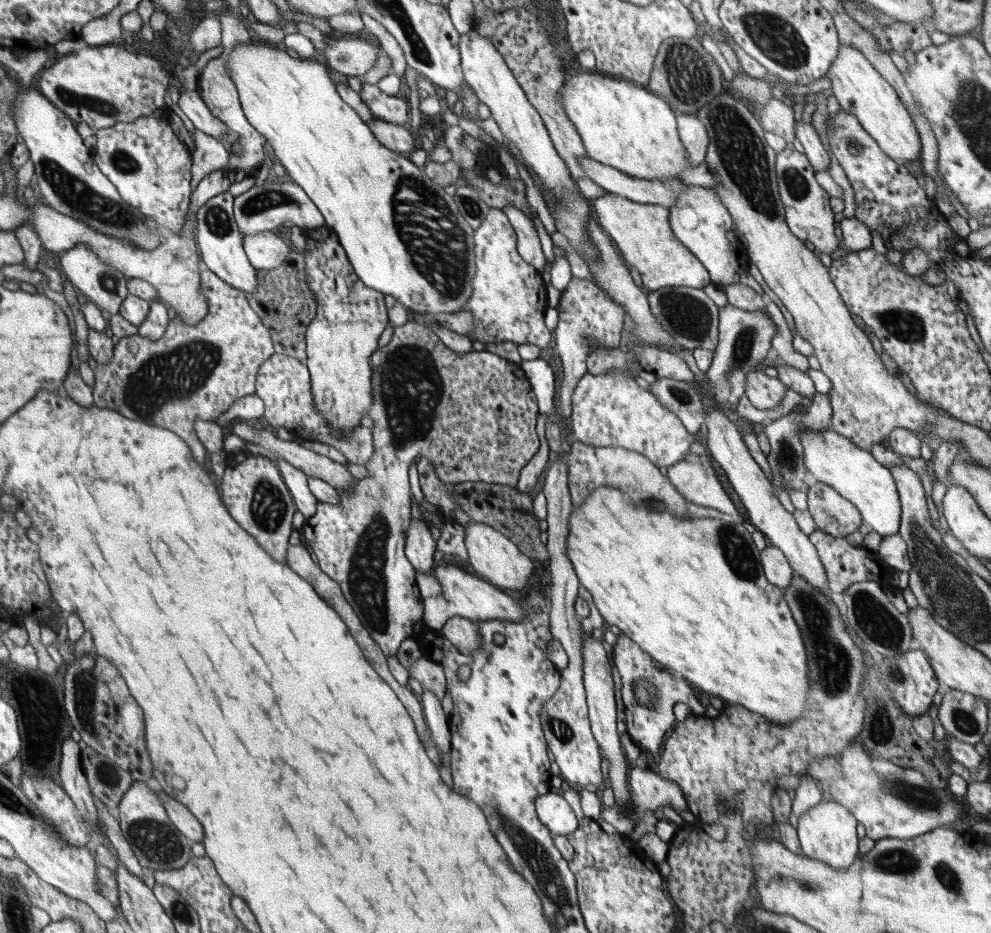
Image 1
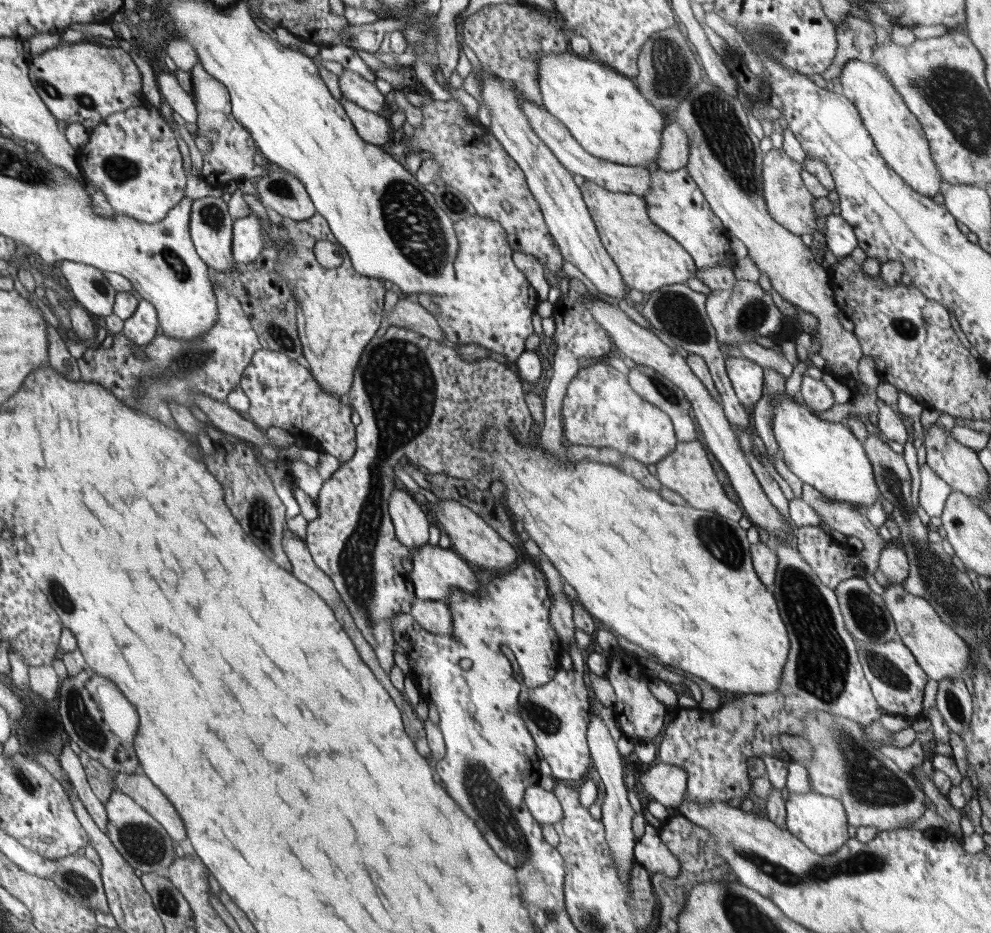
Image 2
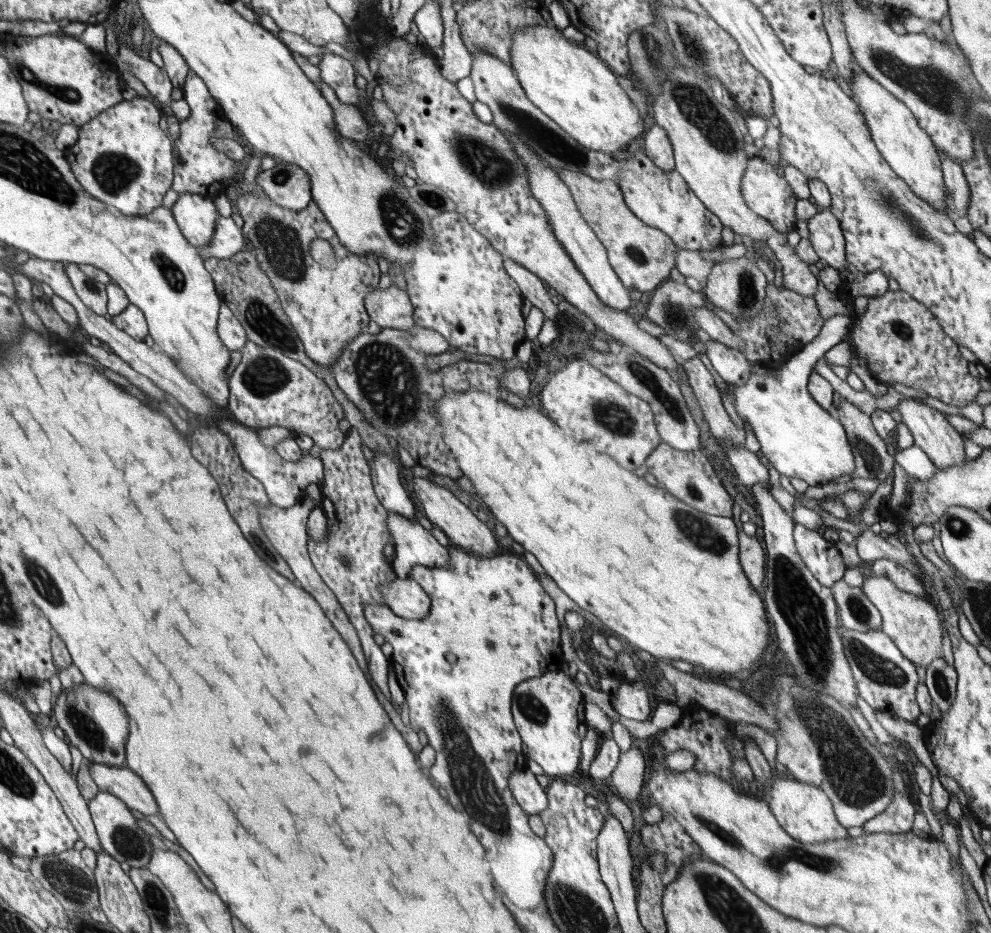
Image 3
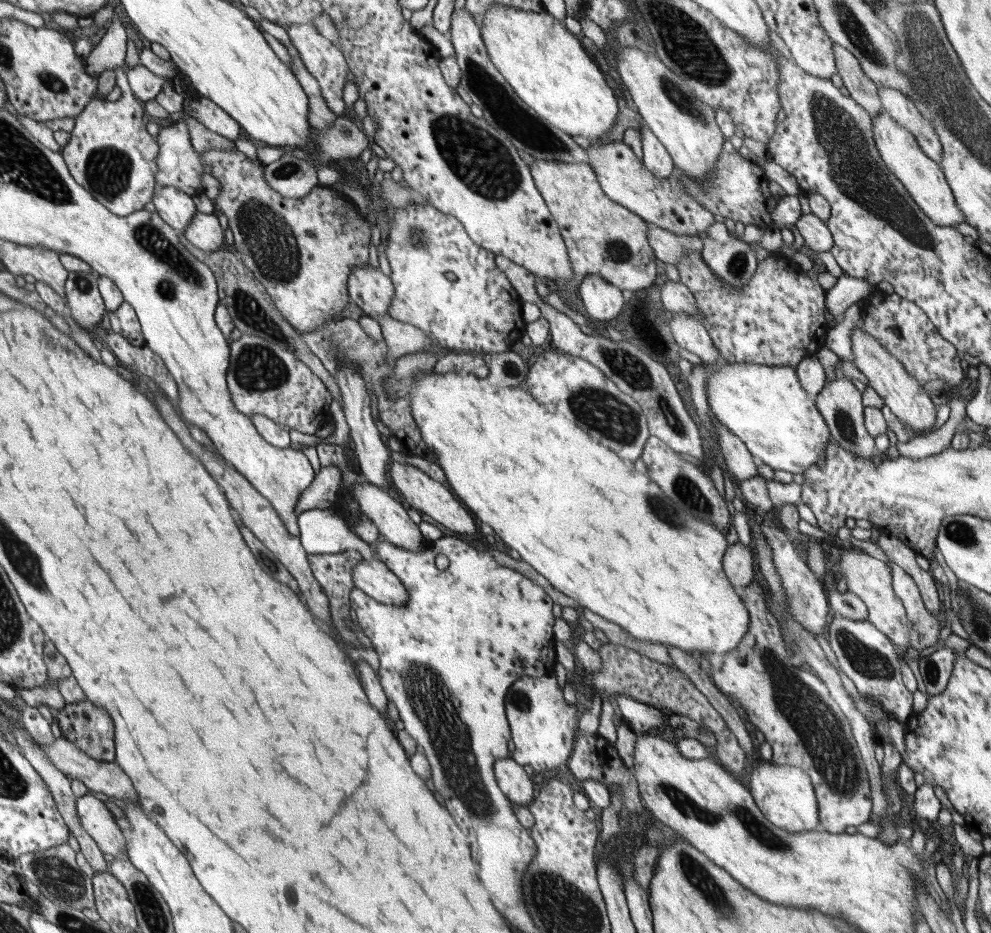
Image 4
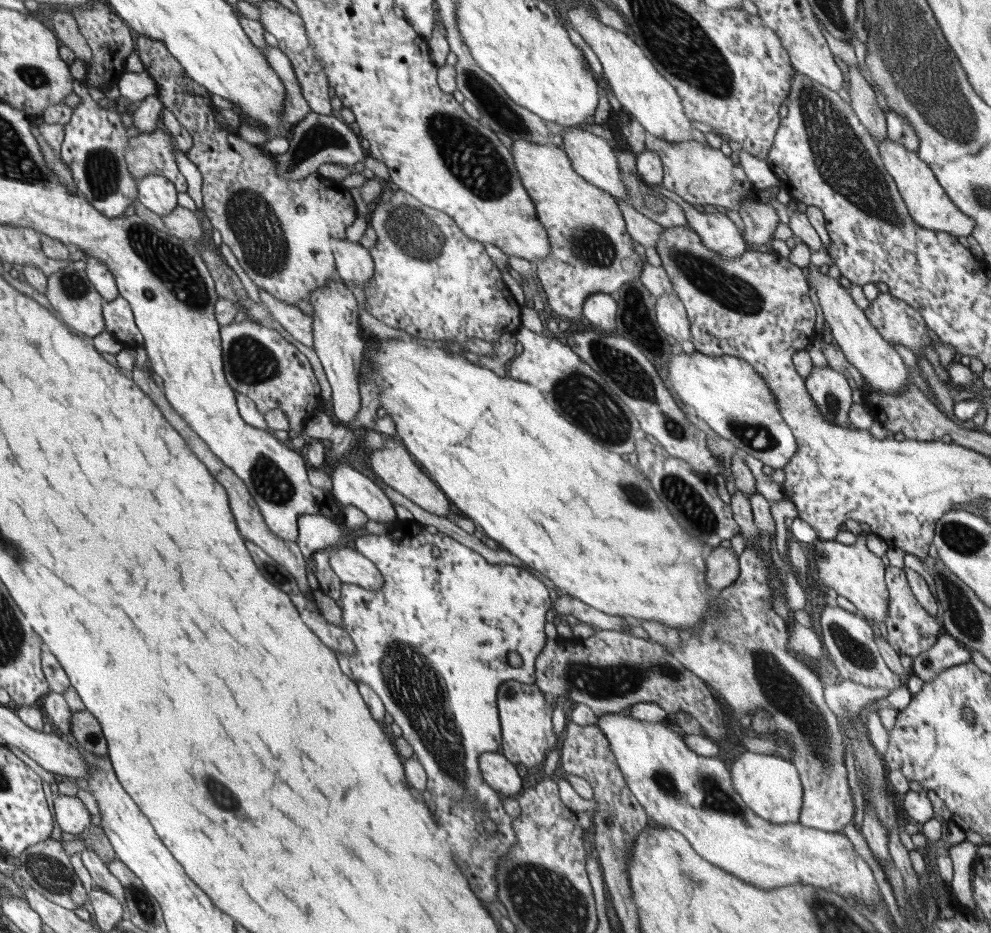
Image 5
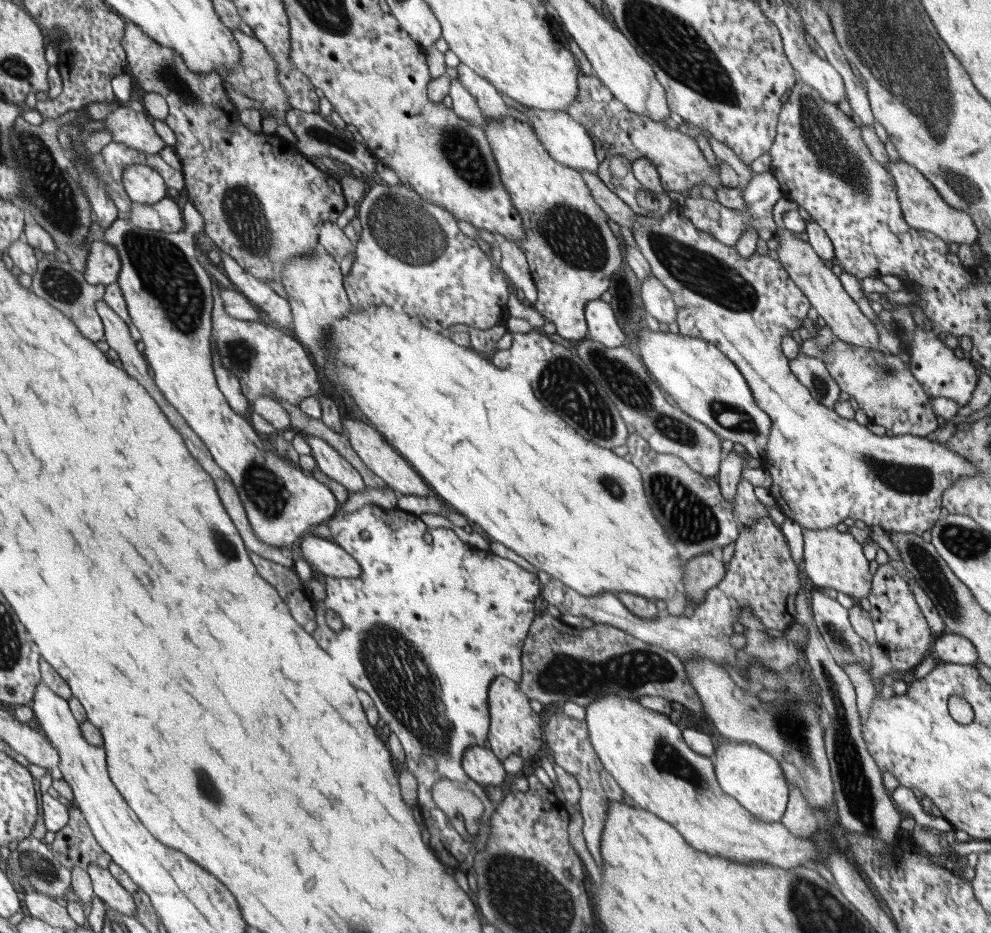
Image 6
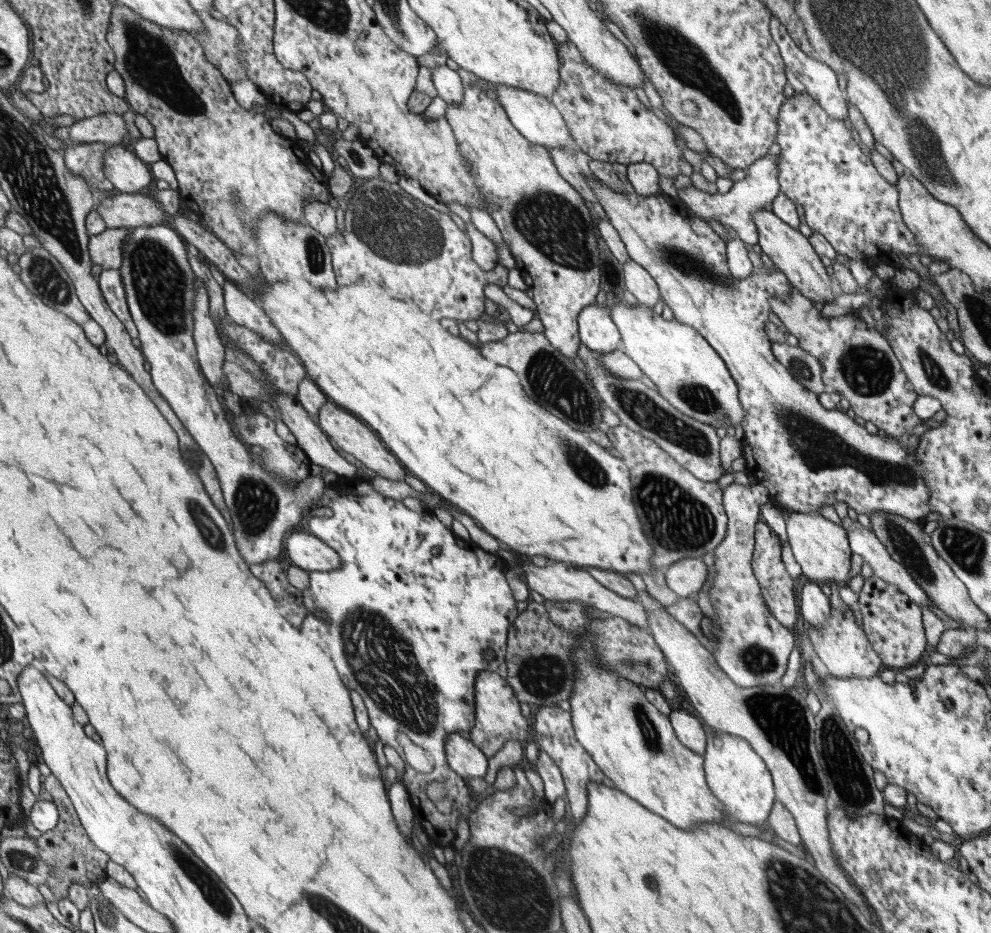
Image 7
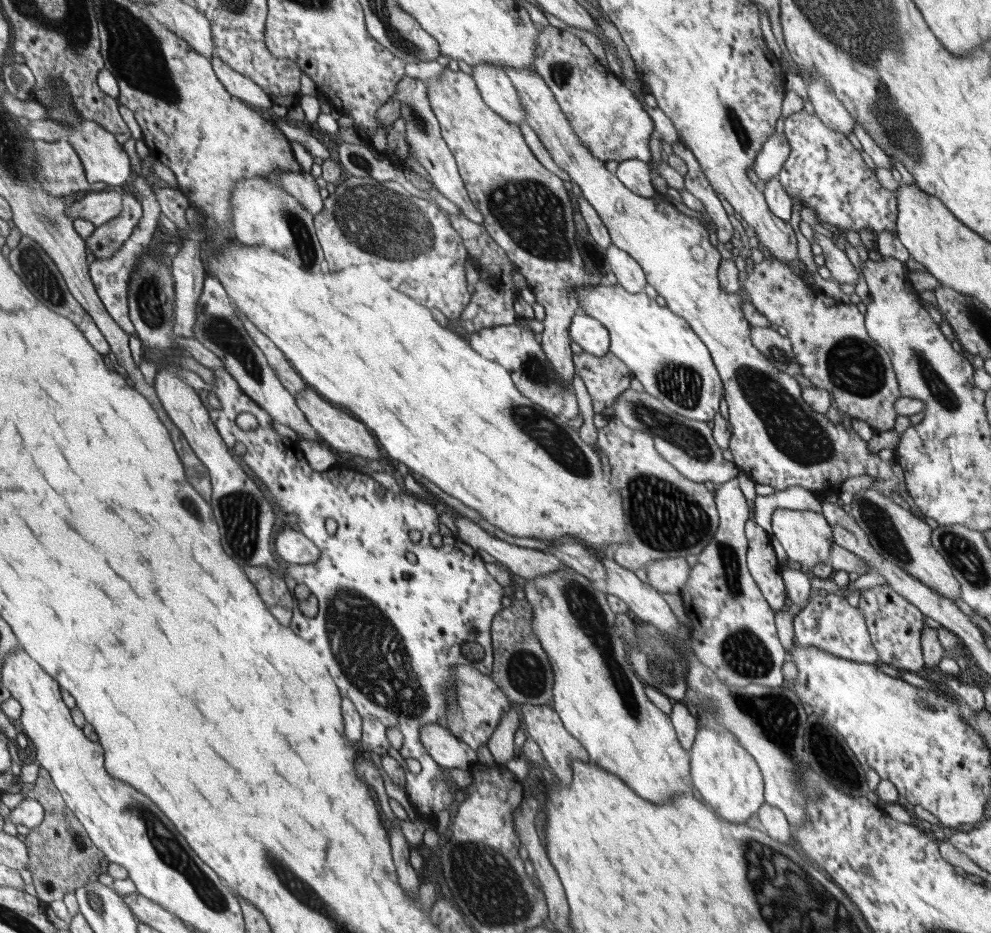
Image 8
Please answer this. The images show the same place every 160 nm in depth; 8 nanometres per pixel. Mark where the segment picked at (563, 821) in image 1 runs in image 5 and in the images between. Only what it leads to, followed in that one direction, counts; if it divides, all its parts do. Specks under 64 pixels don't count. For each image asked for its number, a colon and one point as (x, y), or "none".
2: (544, 806)
3: (529, 794)
4: (519, 787)
5: (498, 772)

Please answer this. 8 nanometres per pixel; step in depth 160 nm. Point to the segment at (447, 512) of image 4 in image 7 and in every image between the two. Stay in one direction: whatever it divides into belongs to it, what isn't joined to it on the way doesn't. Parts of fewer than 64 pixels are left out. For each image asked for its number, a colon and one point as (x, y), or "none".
5: (394, 464)
6: (377, 453)
7: (349, 434)

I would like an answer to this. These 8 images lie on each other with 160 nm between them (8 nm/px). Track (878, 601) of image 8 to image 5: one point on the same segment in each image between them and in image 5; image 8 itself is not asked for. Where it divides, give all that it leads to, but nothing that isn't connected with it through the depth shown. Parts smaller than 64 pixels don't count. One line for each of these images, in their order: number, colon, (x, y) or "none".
5: (911, 629)
6: (902, 631)
7: (893, 624)

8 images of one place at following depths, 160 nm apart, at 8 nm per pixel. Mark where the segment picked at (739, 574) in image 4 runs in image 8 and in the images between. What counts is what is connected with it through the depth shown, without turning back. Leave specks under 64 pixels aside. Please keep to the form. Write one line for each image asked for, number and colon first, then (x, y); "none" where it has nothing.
5: (722, 565)
6: (702, 573)
7: (686, 577)
8: (667, 575)

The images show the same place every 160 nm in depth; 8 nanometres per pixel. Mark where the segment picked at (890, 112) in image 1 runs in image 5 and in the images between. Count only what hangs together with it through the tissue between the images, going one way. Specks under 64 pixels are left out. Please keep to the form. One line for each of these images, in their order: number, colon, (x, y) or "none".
2: (897, 134)
3: (906, 147)
4: (923, 178)
5: (930, 206)

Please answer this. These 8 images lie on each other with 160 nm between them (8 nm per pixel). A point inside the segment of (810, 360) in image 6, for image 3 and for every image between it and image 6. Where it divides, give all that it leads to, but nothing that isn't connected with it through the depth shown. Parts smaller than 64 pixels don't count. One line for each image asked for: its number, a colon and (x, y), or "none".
3: (872, 460)
4: (840, 404)
5: (829, 389)

